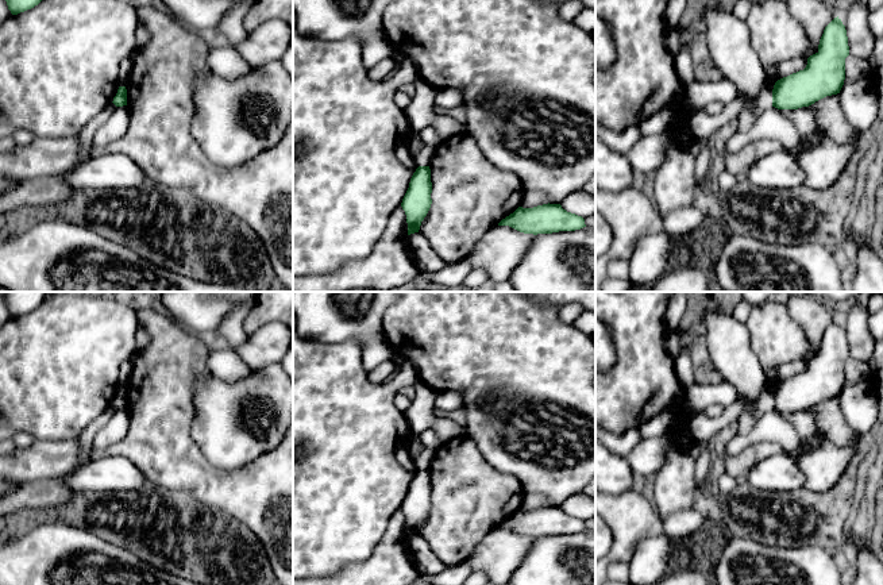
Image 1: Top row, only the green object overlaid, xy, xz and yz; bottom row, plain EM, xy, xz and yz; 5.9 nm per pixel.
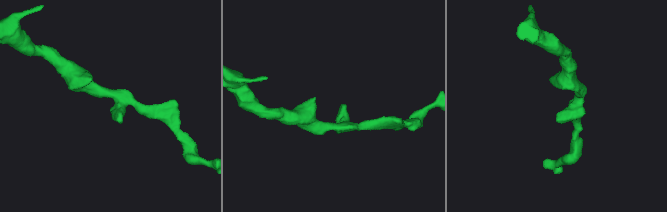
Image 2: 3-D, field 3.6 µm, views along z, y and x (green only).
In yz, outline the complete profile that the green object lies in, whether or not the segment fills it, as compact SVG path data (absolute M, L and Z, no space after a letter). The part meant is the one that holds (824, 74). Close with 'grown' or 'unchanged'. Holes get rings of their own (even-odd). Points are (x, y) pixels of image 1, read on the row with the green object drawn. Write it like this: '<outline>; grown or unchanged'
M837 16L825 27L818 51L807 58L806 68L775 82L772 107L798 109L840 93L848 55L847 30Z; unchanged

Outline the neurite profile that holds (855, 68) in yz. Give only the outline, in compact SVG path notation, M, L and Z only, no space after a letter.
M851 54L845 58L844 84L853 82L860 78L869 78L869 76L871 76L871 66L868 59L856 58Z

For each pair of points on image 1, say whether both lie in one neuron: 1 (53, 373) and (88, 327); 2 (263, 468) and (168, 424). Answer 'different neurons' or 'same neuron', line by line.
1: same neuron
2: same neuron

